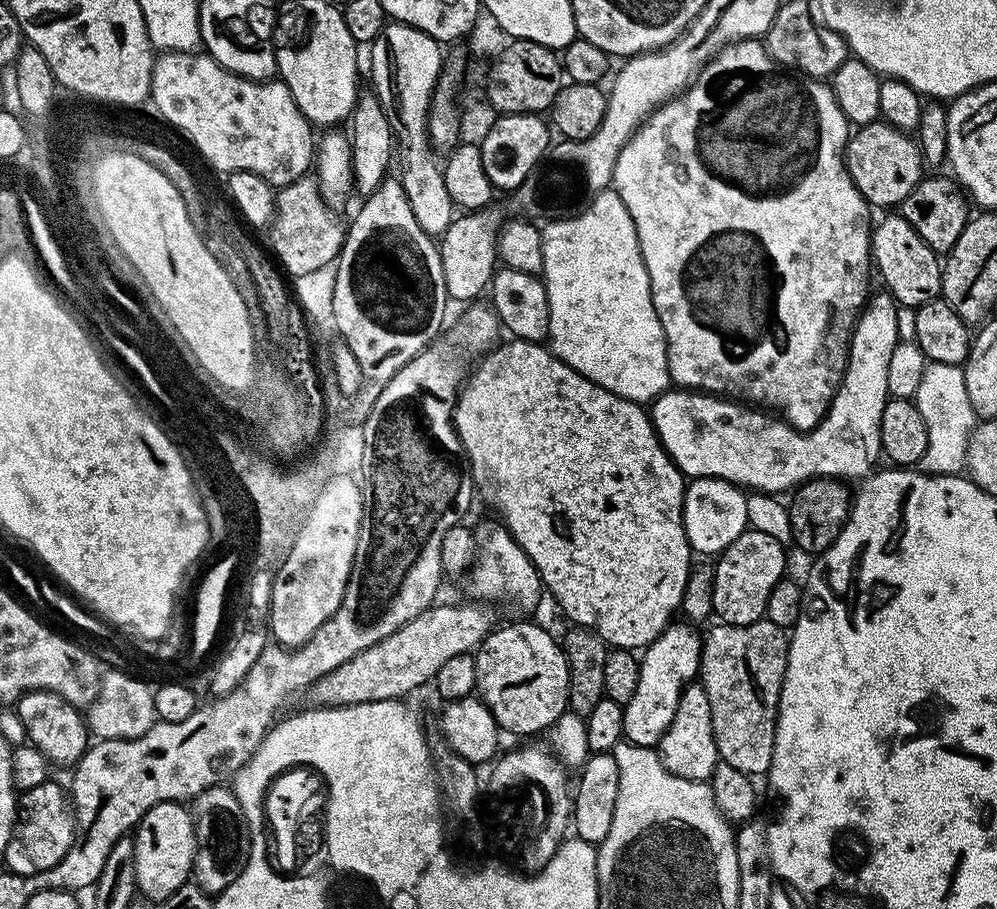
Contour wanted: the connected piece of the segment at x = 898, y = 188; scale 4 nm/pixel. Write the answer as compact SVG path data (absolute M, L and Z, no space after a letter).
M861 124L851 133L846 149L846 167L856 188L869 205L884 208L887 204L903 205L904 199L916 189L924 168L920 165L920 148L907 131L891 124Z

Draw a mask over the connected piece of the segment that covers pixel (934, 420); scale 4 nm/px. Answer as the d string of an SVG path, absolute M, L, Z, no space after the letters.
M929 363L922 374L921 385L914 403L926 422L928 445L922 454L919 471L933 476L951 476L965 471L968 463L968 440L978 423L978 417L970 406L970 394L966 394L964 370L958 364Z

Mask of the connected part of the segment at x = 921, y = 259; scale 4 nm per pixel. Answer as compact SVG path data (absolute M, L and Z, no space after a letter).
M896 214L893 220L884 220L880 229L874 232L870 240L870 252L874 264L880 267L880 276L884 279L887 291L897 305L904 304L909 310L915 310L931 300L941 299L944 289L942 278L941 257L924 239L918 235L903 215Z

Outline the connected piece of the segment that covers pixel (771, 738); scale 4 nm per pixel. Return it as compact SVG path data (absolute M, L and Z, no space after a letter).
M767 618L747 624L746 626L738 626L737 624L717 623L717 628L712 628L702 640L702 651L700 654L700 670L698 673L699 679L704 679L704 692L708 707L712 709L712 722L716 733L716 749L720 751L720 760L729 763L735 770L742 771L751 778L757 778L769 771L772 768L772 750L776 747L776 726L775 719L778 715L780 706L780 689L784 686L784 675L786 674L786 666L788 665L788 646L790 643L789 637L786 635L785 629Z

